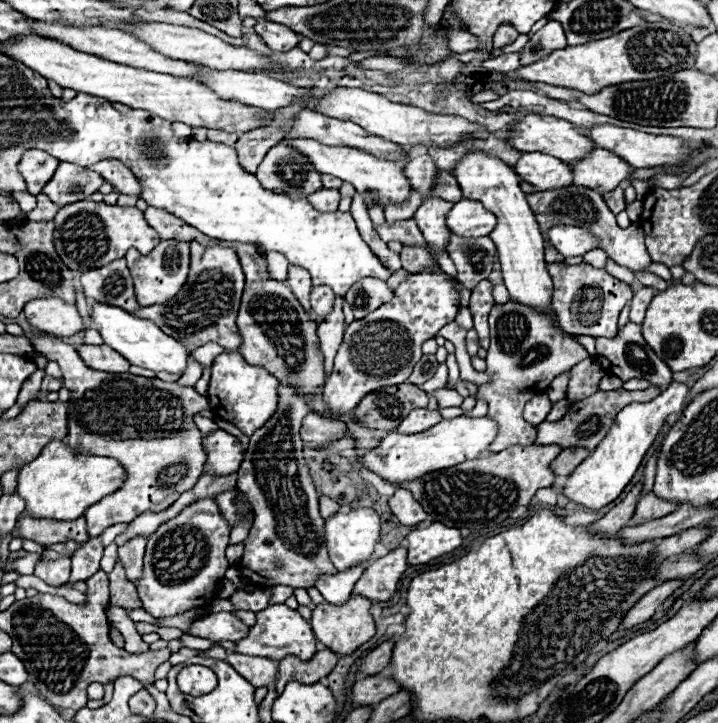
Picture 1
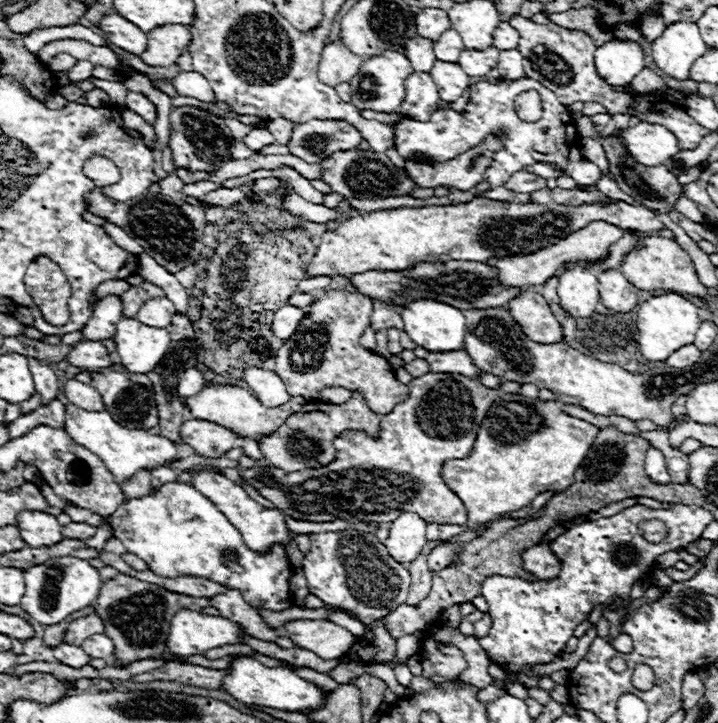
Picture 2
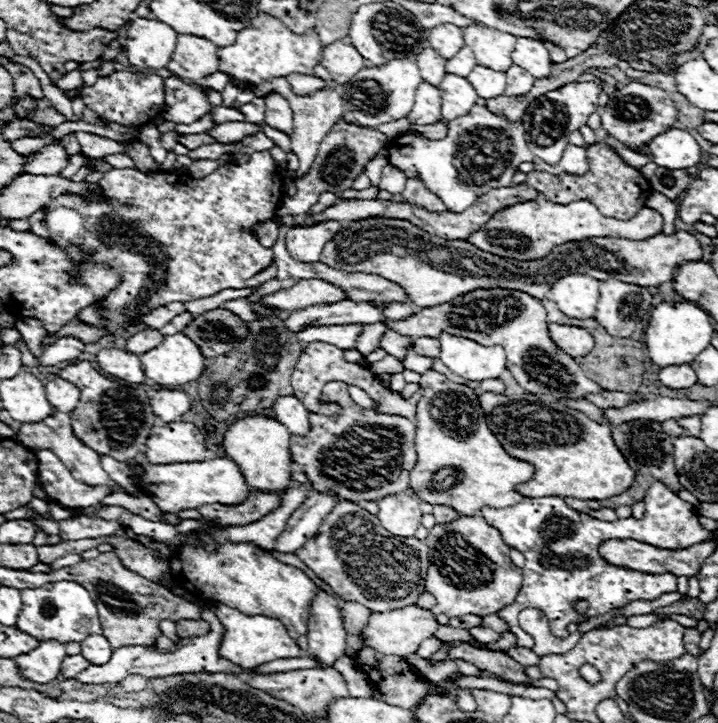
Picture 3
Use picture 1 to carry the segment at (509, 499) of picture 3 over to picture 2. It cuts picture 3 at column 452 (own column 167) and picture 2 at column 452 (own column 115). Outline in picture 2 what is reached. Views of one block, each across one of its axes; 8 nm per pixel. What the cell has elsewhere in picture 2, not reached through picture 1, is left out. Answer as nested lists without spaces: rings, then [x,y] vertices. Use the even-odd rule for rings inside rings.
[[[428,372],[420,378],[414,378],[408,388],[408,398],[396,404],[388,416],[382,416],[376,438],[360,430],[348,430],[334,438],[332,446],[336,450],[336,458],[330,464],[300,472],[284,472],[274,466],[256,466],[242,470],[242,478],[280,512],[296,520],[332,522],[340,518],[354,522],[364,520],[366,512],[388,514],[388,520],[392,522],[406,510],[414,510],[426,522],[458,526],[466,524],[466,508],[444,484],[440,468],[444,460],[466,458],[470,454],[478,428],[492,402],[500,398],[500,392],[460,374],[440,372]],[[372,470],[390,470],[406,476],[418,490],[368,488],[368,472]]]

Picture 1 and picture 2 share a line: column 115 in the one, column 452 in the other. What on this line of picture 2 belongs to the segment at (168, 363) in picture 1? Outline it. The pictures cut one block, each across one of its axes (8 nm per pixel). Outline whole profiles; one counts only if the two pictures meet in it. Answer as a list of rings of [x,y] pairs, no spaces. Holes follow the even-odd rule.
[[[418,298],[418,300],[410,302],[408,306],[402,306],[400,316],[404,318],[404,330],[408,332],[408,336],[418,346],[422,346],[430,352],[450,352],[450,350],[458,350],[464,346],[466,320],[464,320],[462,310],[458,310],[450,304],[430,300],[430,298]]]

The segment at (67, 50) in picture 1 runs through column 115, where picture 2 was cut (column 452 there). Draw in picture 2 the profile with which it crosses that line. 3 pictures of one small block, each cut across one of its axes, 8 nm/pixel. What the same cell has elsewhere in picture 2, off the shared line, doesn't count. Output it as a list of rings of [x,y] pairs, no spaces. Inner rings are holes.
[[[436,62],[430,74],[436,82],[442,102],[458,100],[462,92],[470,86],[470,76],[456,62]]]

